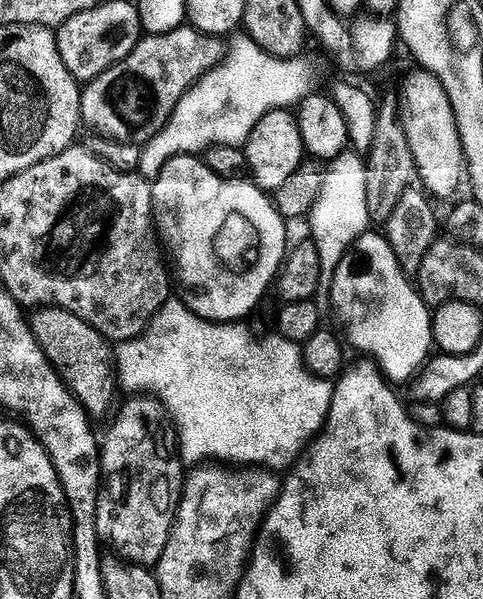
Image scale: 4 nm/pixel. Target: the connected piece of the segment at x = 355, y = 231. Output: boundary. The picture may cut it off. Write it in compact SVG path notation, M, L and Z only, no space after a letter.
M352 150L345 151L342 158L331 161L325 188L310 215L310 236L316 241L322 254L322 266L325 270L339 269L345 257L353 251L356 241L369 231L373 223L367 200L367 172L365 157Z

